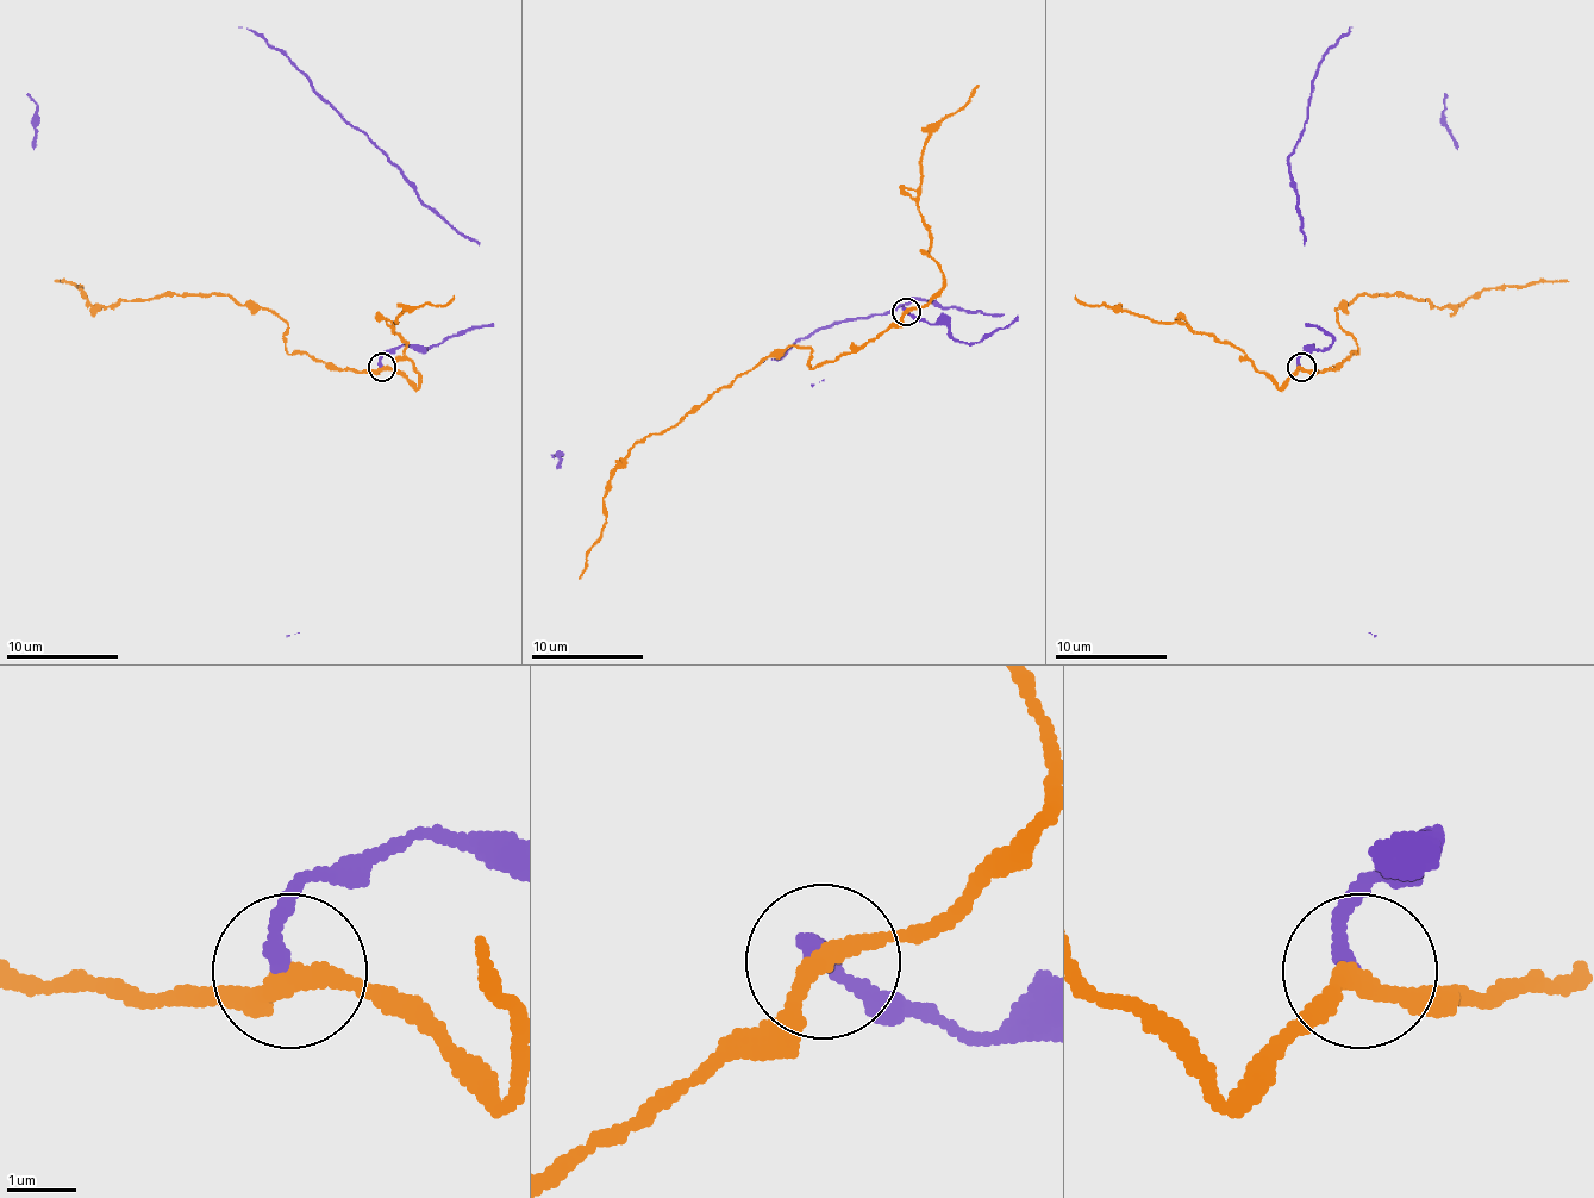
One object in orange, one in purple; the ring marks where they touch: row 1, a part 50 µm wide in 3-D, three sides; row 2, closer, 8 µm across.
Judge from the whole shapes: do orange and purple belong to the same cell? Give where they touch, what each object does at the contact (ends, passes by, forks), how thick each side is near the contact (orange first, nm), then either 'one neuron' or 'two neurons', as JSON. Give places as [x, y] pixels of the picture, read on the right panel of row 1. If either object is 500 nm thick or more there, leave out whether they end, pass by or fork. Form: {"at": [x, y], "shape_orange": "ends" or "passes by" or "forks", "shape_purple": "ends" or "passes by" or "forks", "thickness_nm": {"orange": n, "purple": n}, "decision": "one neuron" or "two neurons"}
{"at": [1301, 367], "shape_orange": "passes by", "shape_purple": "ends", "thickness_nm": {"orange": 260, "purple": 200}, "decision": "two neurons"}

